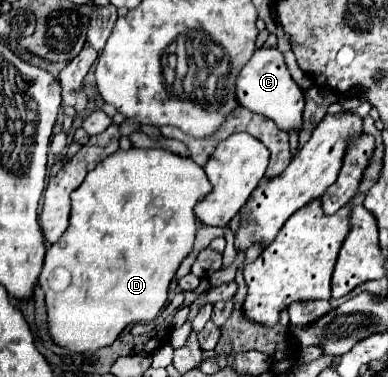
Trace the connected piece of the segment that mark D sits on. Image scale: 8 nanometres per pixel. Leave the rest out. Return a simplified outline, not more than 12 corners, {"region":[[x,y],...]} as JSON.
{"region":[[101,160],[39,284],[71,352],[151,322],[191,252],[203,166]]}

